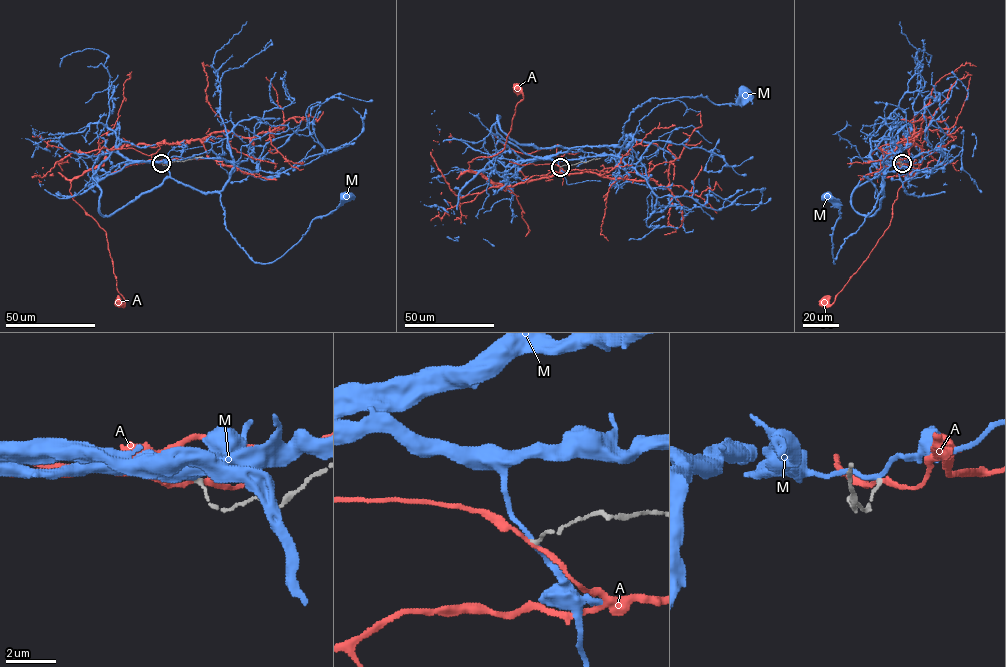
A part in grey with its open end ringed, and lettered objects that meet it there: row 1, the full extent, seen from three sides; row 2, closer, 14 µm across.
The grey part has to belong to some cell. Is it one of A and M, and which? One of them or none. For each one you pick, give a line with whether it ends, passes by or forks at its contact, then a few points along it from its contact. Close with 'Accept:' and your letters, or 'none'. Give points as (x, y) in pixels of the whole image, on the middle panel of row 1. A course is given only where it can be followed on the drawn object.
Accept: none

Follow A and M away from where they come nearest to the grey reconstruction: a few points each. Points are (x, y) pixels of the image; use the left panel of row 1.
A: (162, 163), (208, 156), (199, 140), (118, 145), (70, 183), (72, 198), (105, 232), (124, 305), (119, 301)
M: (162, 163), (151, 162), (219, 193), (226, 228), (262, 263), (347, 196)

